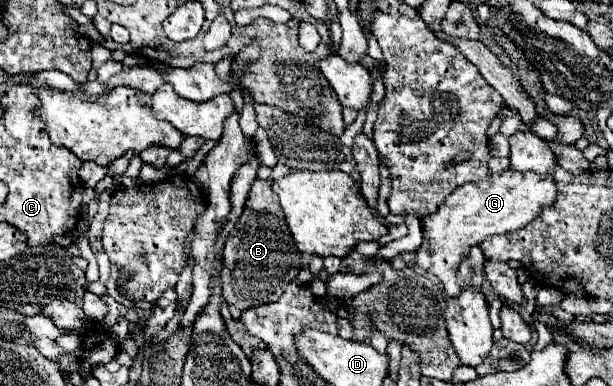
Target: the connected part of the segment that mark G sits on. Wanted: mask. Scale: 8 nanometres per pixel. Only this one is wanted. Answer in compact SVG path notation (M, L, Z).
M512 165L508 171L490 173L490 181L472 181L460 185L446 197L442 205L438 205L436 213L422 217L424 241L416 251L414 263L418 267L426 267L428 273L436 275L442 281L446 295L454 297L460 293L460 287L456 283L456 269L470 253L470 247L480 245L490 235L522 229L532 219L536 219L544 207L554 203L556 195L558 187L552 173L546 177L530 171L520 173L514 171Z

